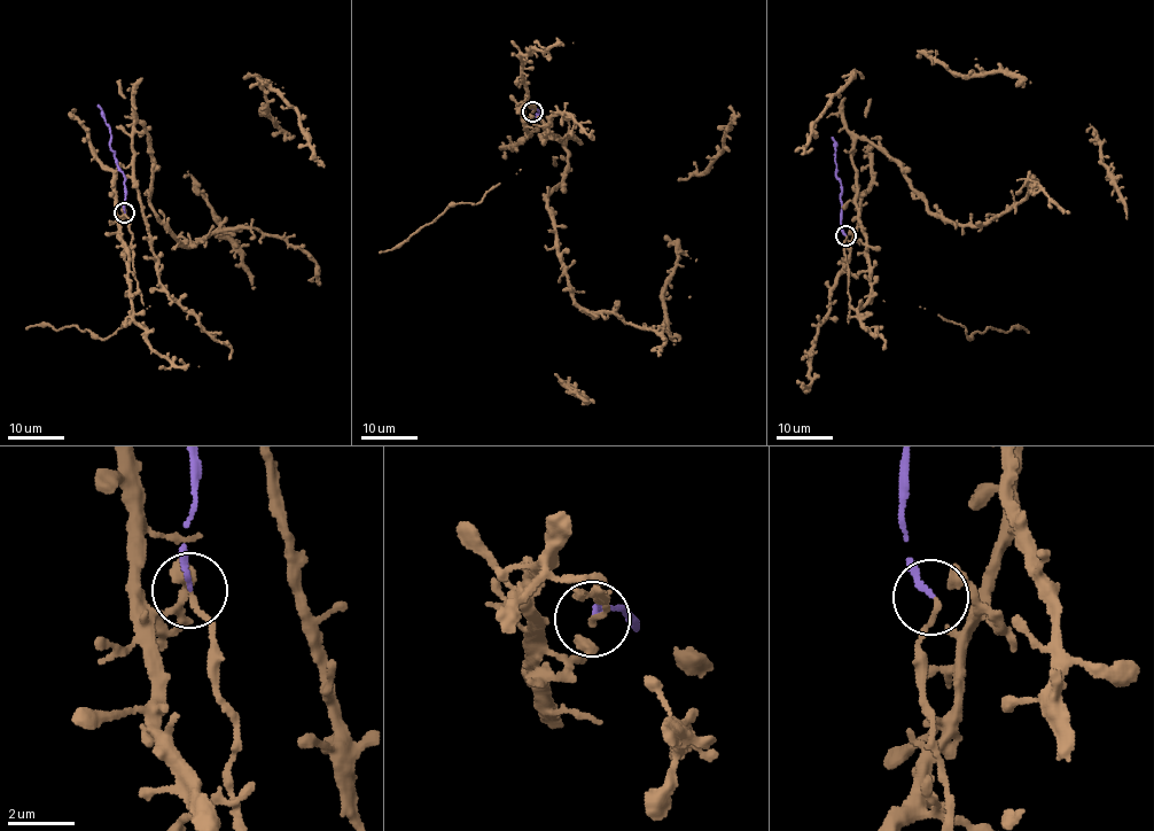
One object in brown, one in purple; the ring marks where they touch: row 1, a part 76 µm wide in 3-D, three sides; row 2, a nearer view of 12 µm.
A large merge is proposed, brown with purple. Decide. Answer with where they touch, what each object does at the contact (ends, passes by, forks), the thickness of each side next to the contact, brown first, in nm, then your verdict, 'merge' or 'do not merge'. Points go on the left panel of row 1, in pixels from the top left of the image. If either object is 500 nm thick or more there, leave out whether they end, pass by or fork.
place (124, 212); brown forks; purple ends; calibres 160 and 160 nm; merge

